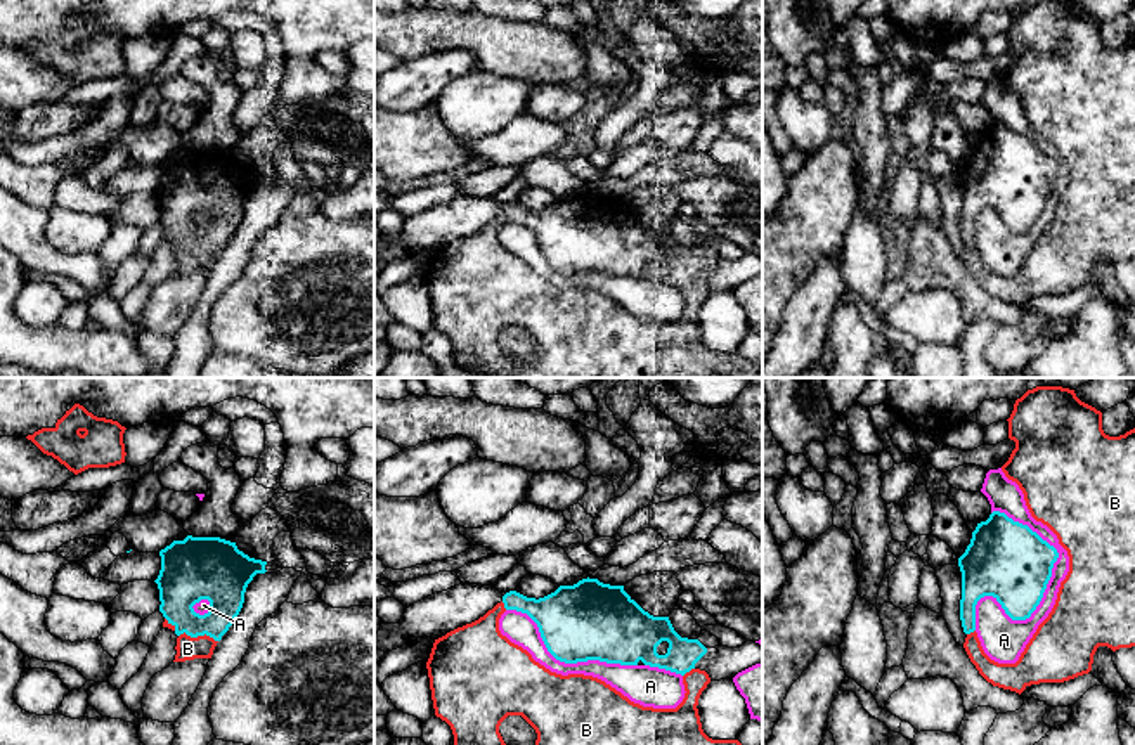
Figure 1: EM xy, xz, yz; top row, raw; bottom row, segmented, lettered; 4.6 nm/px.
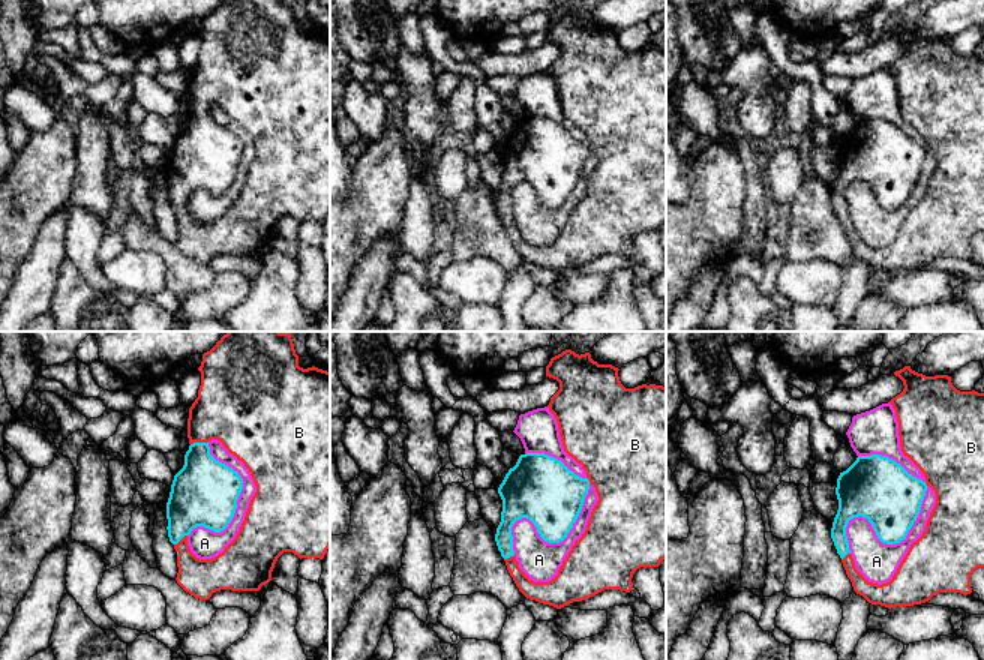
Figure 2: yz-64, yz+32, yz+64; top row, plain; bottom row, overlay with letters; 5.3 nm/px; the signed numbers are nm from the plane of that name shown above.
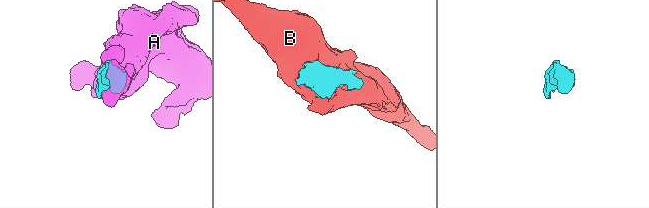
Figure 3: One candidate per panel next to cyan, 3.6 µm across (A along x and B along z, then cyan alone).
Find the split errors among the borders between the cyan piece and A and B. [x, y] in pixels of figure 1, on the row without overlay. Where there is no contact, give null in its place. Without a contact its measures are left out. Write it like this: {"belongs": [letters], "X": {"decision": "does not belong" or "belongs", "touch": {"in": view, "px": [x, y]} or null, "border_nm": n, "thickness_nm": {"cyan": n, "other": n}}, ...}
{"belongs": ["B"], "A": {"decision": "does not belong", "touch": {"in": "yz", "px": [1044, 203]}, "border_nm": 550, "thickness_nm": {"cyan": 360, "other": 140}}, "B": {"decision": "belongs", "touch": {"in": "xy", "px": [198, 246]}, "border_nm": 190, "thickness_nm": {"cyan": 220, "other": 110}}}

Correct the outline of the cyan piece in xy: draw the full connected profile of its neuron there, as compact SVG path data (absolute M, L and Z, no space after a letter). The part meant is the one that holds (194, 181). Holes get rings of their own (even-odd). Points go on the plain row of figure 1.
M220 149L173 152L159 163L163 239L177 249L173 274L211 270L217 255L239 227L248 196L267 173L250 170Z

